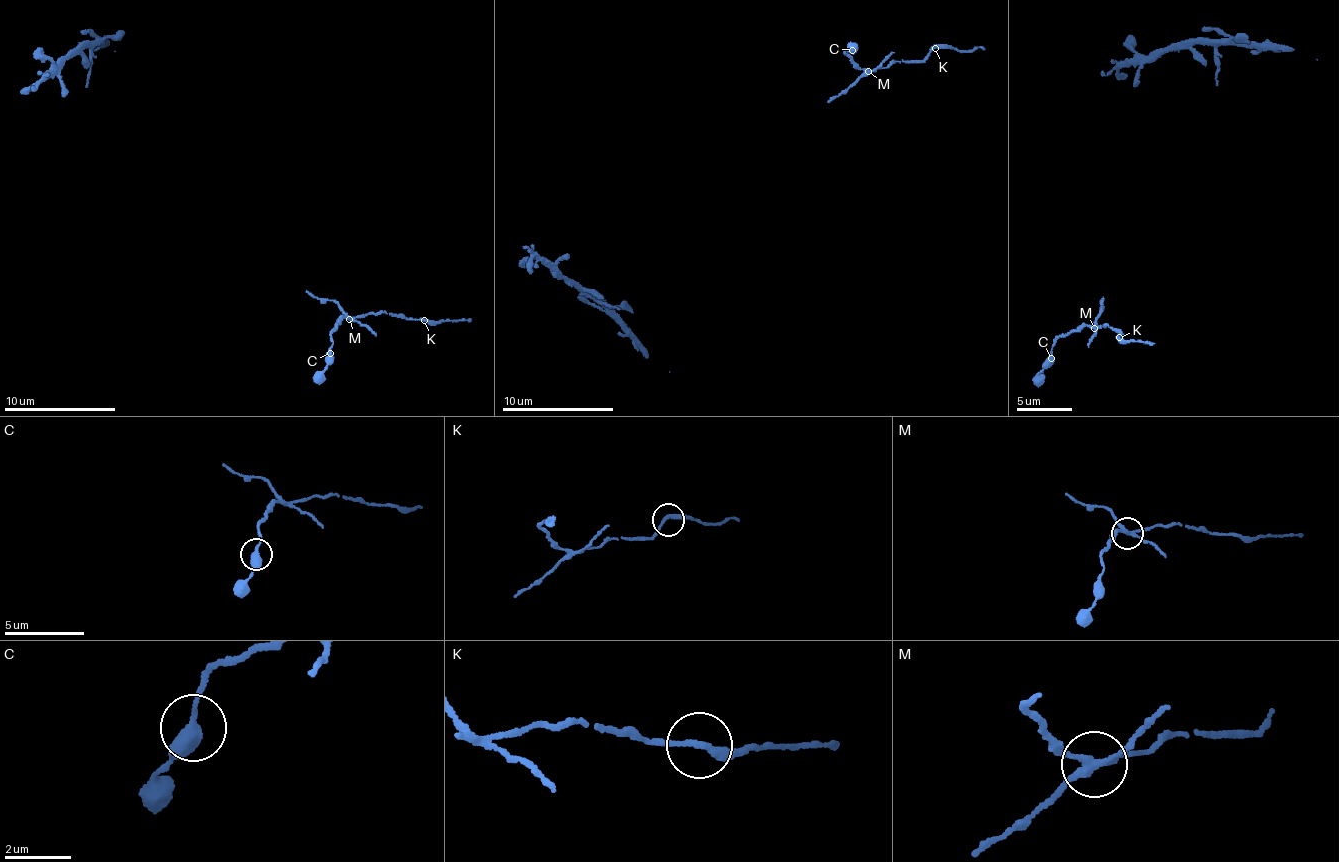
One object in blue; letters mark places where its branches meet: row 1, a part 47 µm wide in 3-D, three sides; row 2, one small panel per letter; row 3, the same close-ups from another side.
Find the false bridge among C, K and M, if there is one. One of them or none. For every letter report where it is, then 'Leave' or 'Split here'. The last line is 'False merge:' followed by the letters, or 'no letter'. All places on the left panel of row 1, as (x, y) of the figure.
C: Place: (330, 353). Leave
K: Place: (424, 320). Leave
M: Place: (349, 319). Split here
False merge: M

